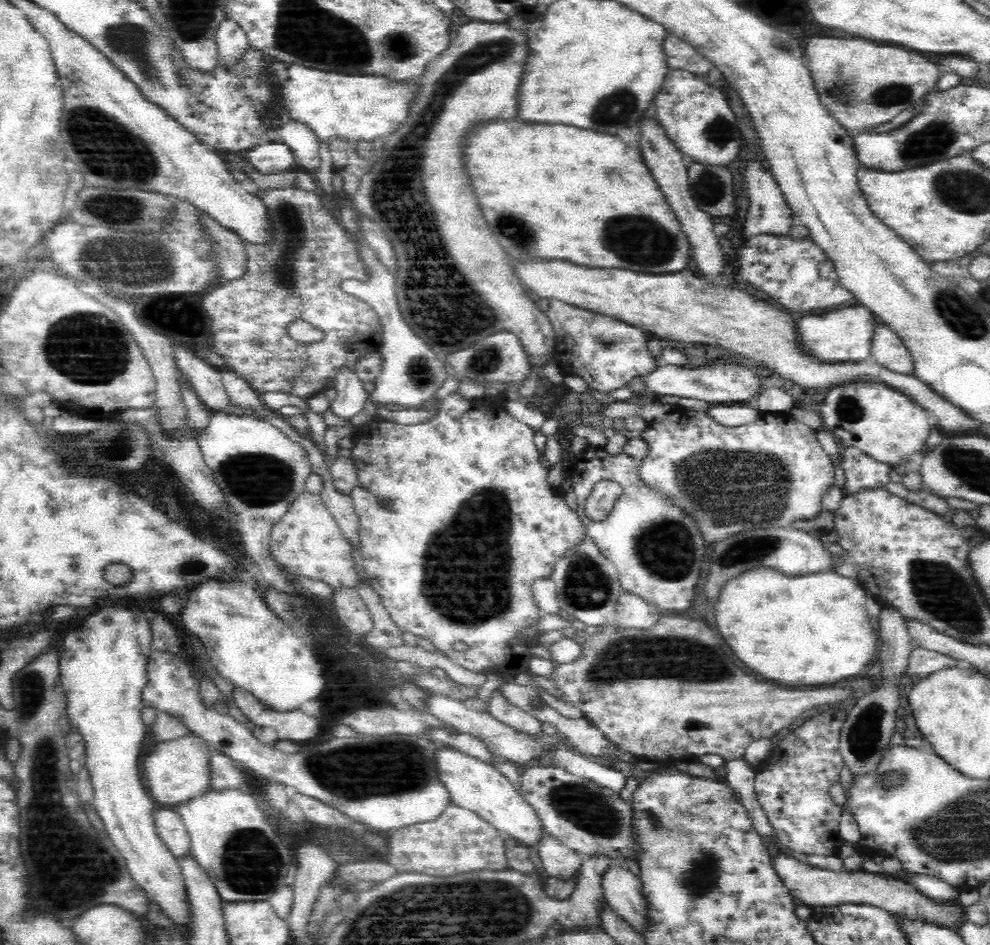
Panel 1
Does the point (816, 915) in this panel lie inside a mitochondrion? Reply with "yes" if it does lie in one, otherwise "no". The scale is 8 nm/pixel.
no

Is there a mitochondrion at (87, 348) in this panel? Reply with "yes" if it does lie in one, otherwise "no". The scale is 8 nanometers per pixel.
yes

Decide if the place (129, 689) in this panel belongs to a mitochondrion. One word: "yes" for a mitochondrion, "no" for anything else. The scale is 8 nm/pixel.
no

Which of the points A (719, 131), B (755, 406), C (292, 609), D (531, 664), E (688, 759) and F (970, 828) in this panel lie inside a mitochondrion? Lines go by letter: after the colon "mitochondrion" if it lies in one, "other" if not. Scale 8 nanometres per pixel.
A: mitochondrion
B: other
C: mitochondrion
D: other
E: other
F: mitochondrion

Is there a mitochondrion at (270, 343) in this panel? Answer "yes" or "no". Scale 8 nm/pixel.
no

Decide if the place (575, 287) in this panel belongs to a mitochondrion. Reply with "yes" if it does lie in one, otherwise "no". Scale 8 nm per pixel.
no

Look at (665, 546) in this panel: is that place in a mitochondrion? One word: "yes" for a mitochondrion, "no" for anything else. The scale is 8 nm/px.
yes

